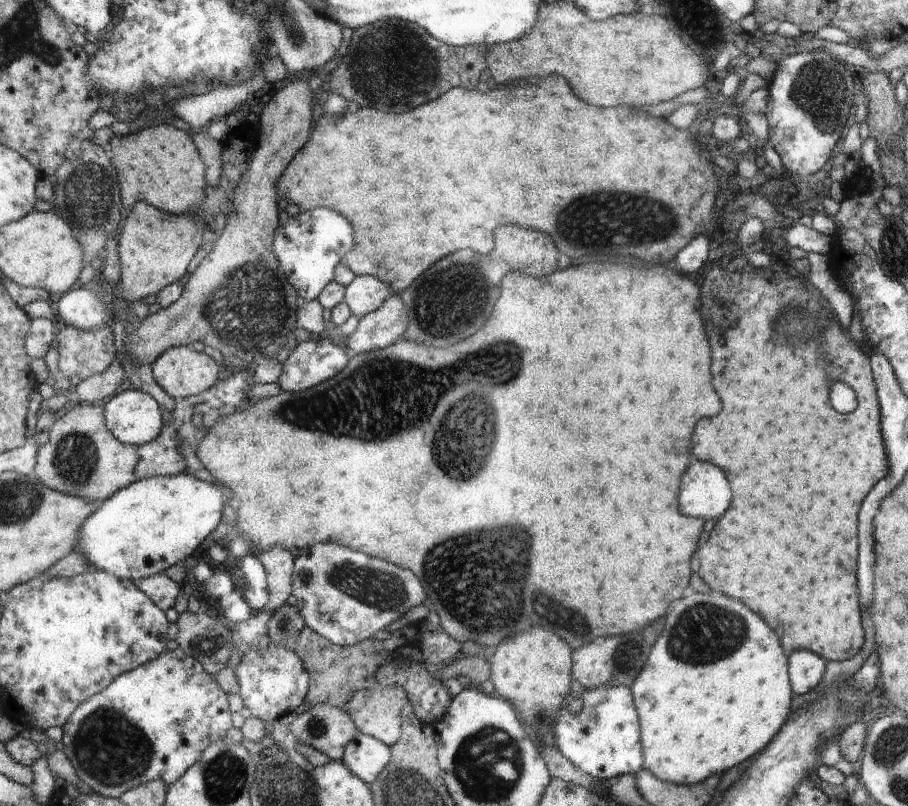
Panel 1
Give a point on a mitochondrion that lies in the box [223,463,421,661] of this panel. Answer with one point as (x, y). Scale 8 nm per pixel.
(378, 588)

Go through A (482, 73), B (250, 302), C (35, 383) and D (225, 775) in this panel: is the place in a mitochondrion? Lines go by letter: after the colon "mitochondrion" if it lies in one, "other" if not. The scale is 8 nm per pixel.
A: other
B: mitochondrion
C: other
D: mitochondrion

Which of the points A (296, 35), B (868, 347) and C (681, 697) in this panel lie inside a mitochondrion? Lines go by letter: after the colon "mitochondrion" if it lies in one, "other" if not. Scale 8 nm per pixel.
A: mitochondrion
B: other
C: other

